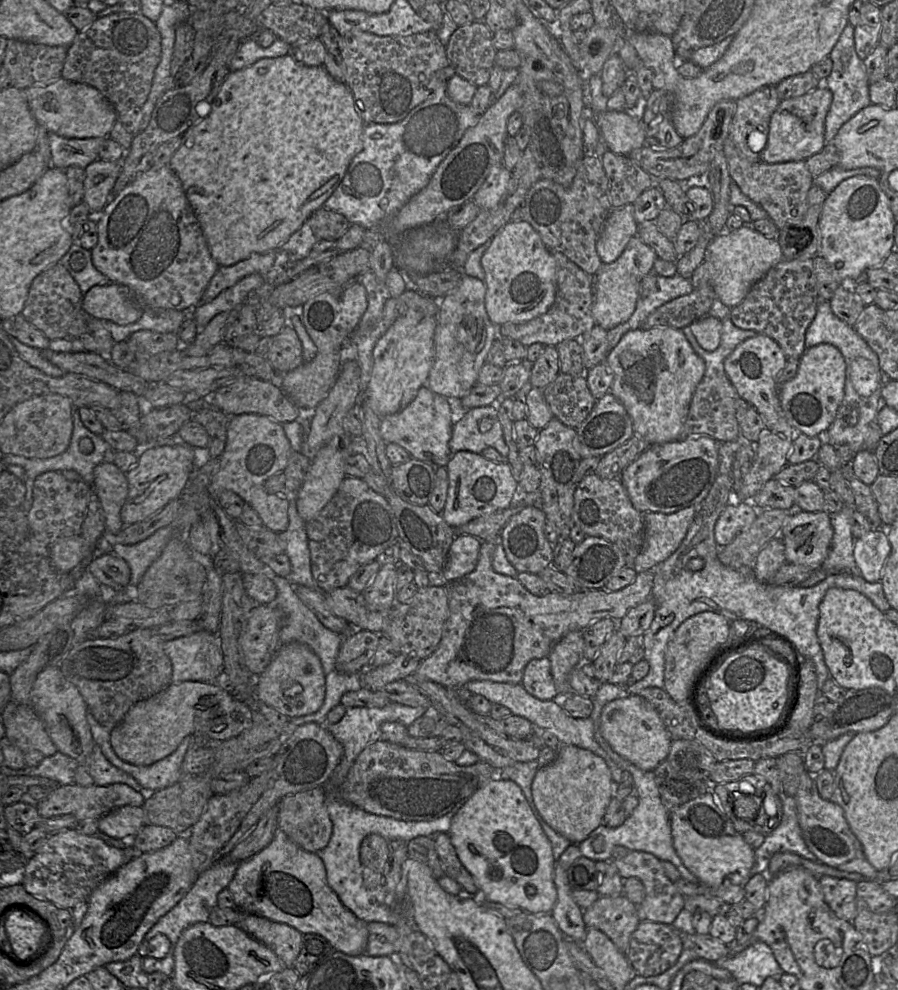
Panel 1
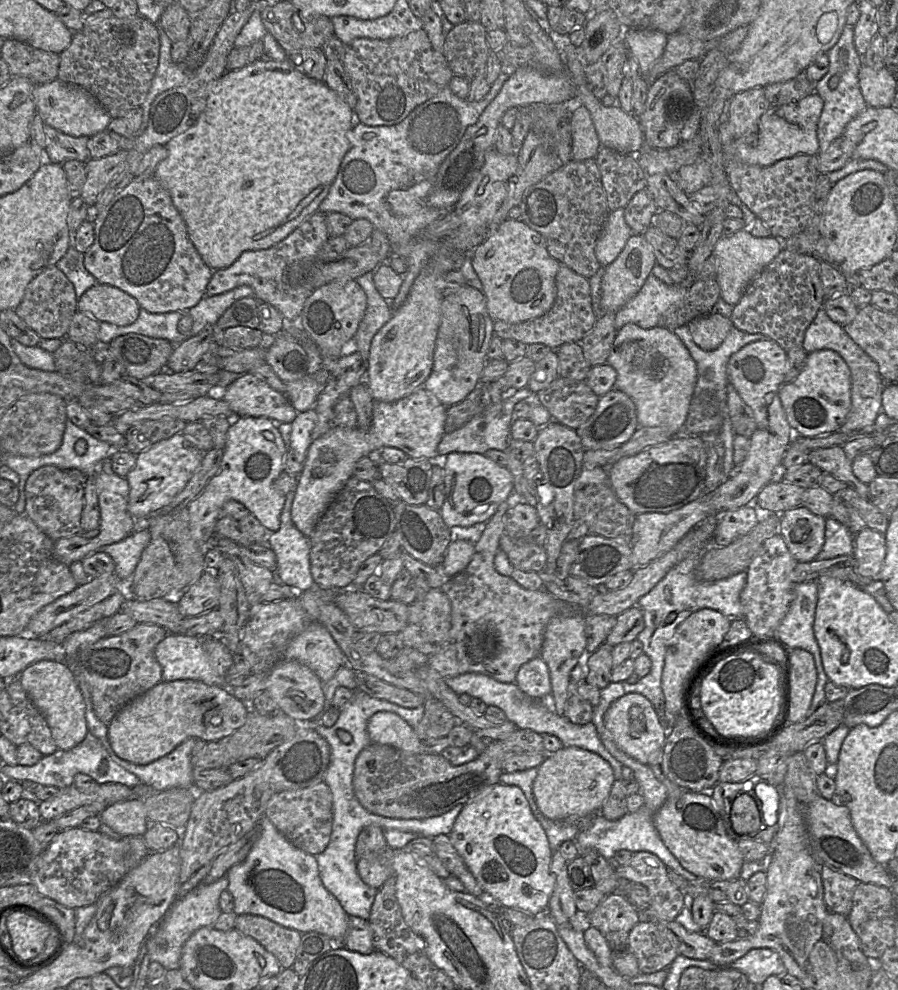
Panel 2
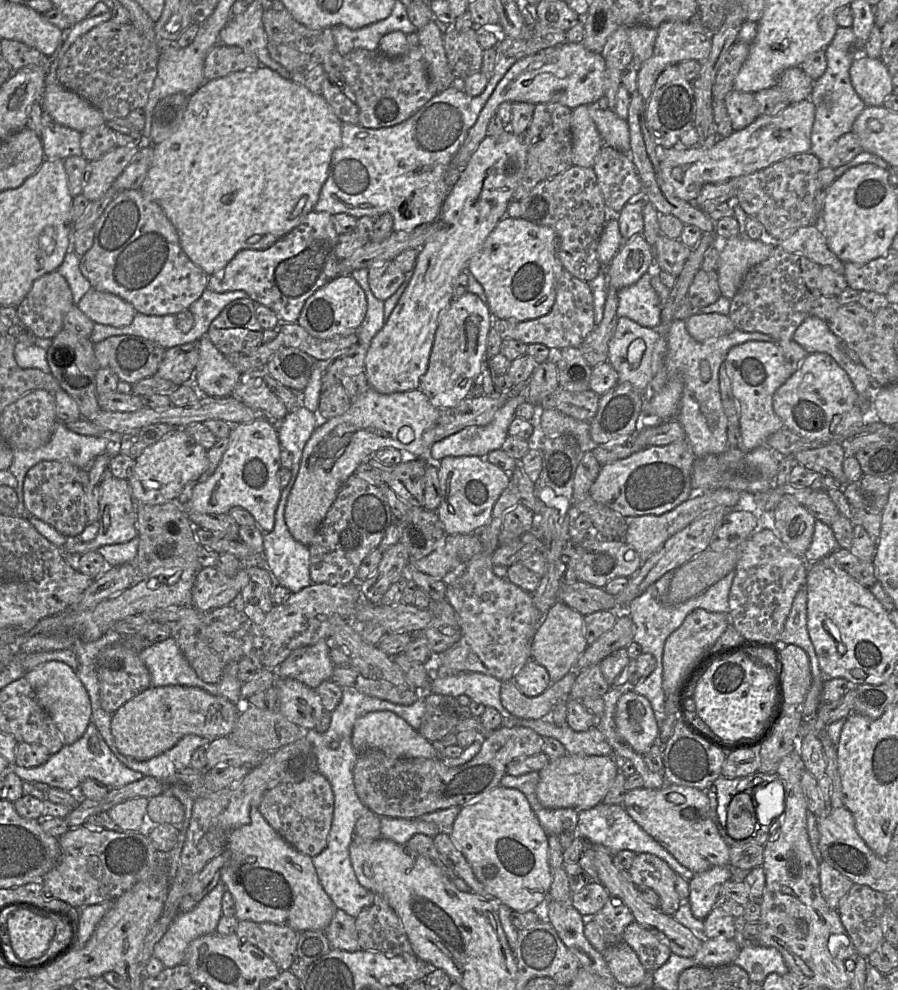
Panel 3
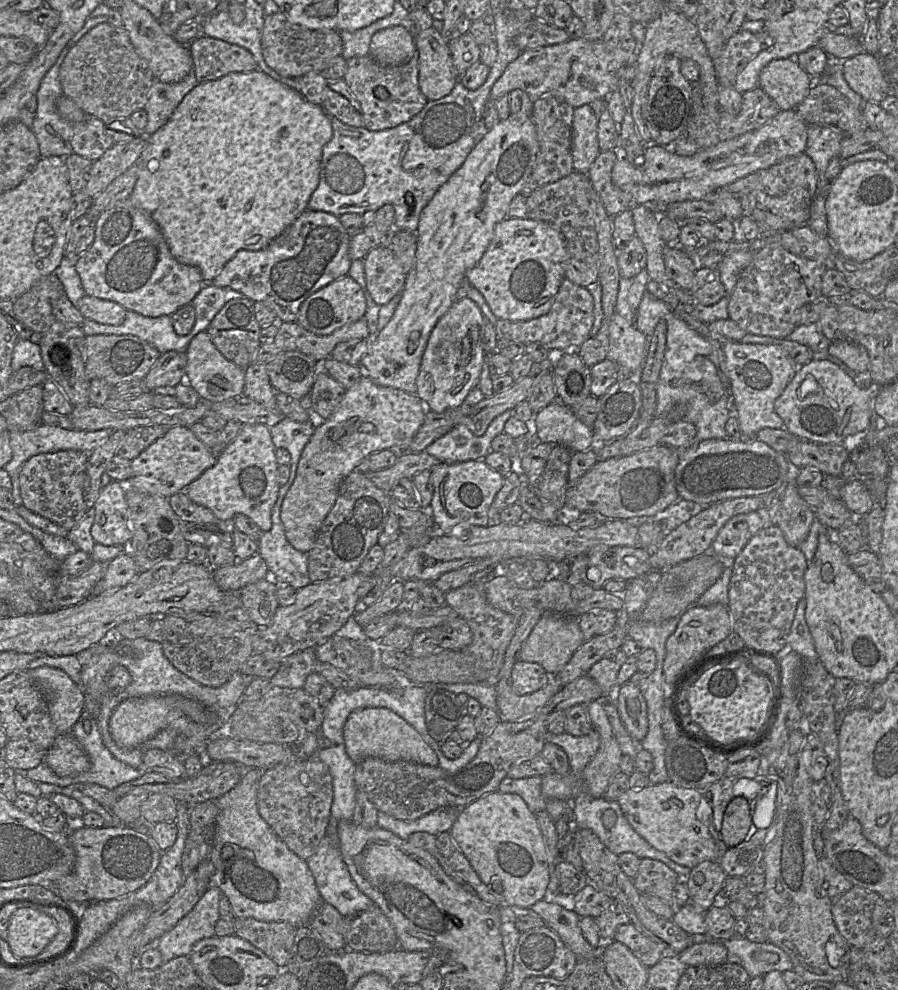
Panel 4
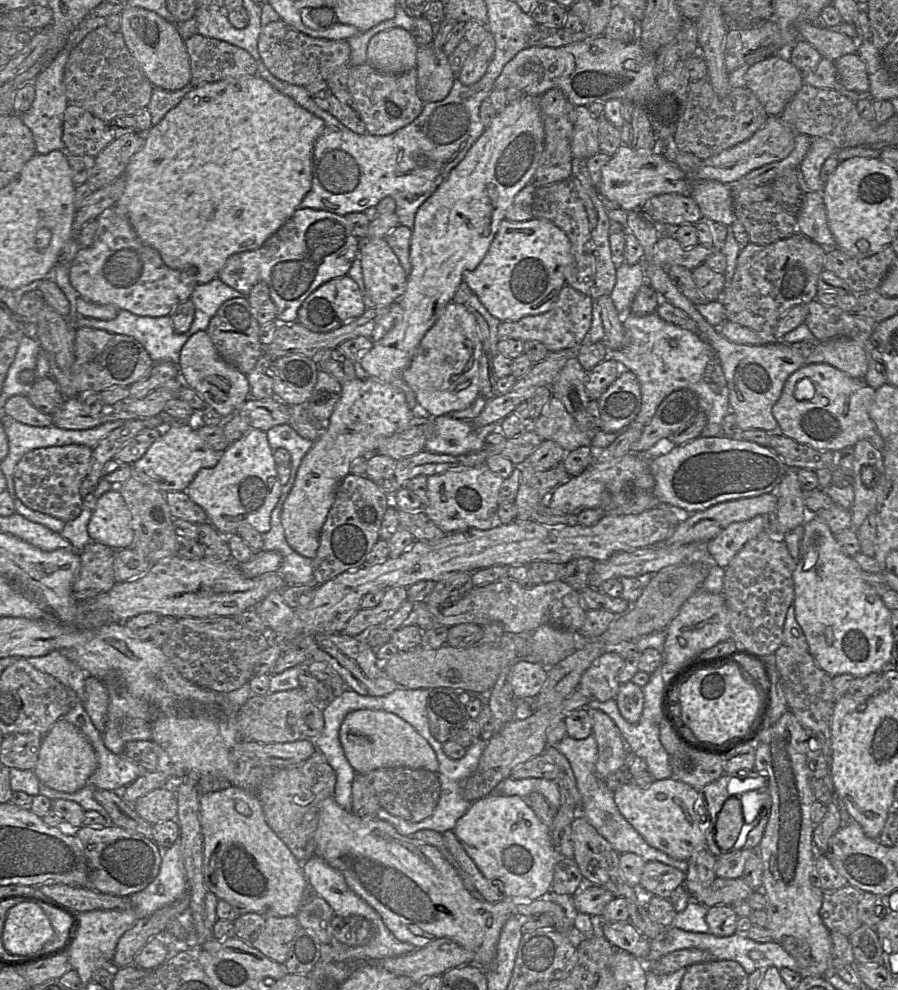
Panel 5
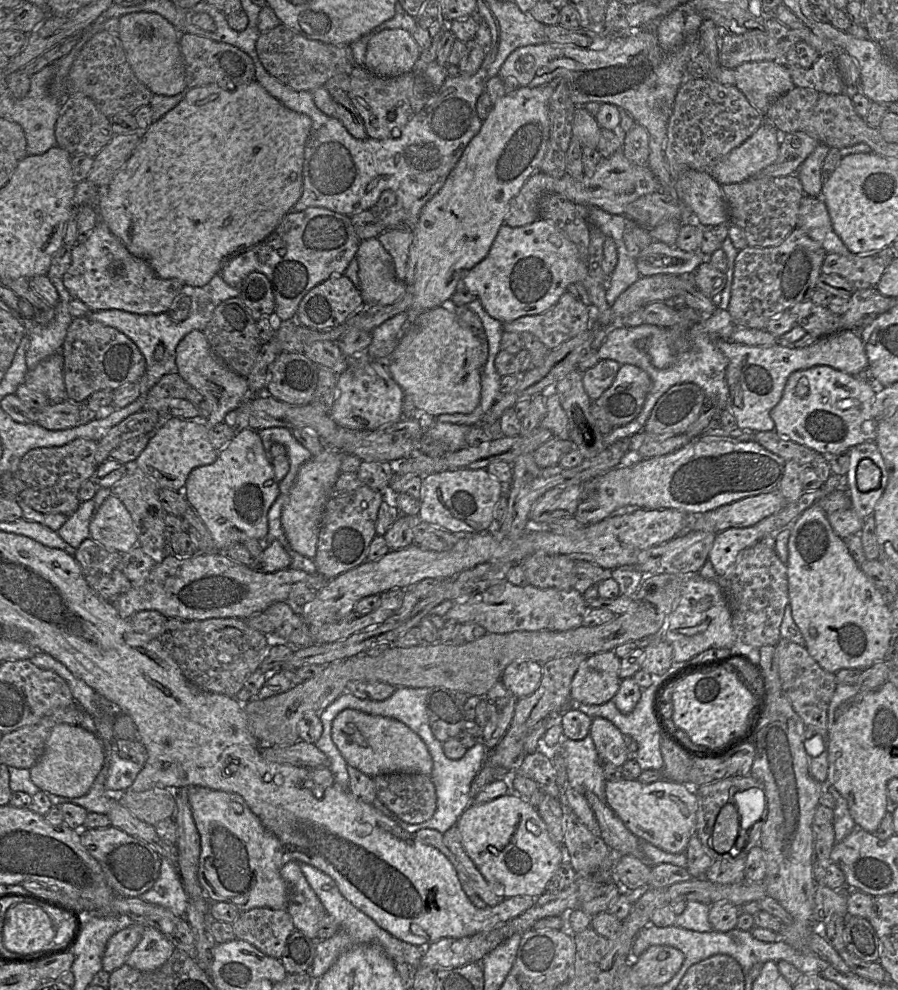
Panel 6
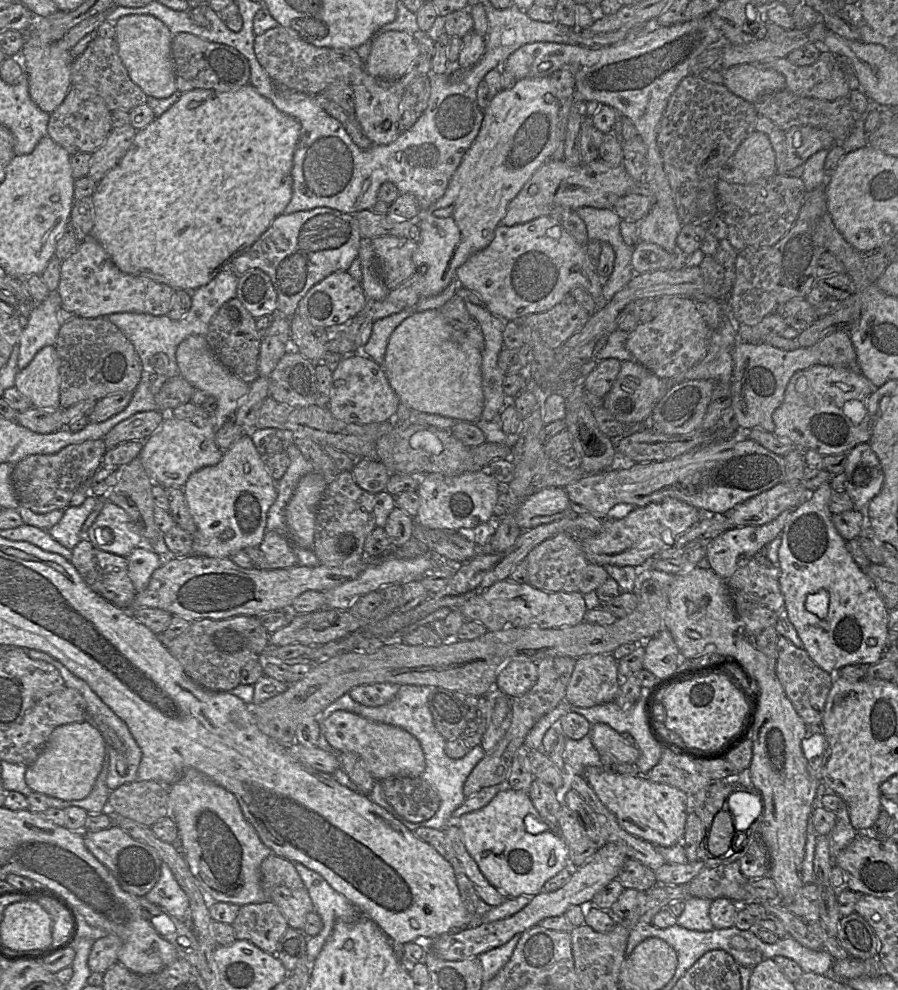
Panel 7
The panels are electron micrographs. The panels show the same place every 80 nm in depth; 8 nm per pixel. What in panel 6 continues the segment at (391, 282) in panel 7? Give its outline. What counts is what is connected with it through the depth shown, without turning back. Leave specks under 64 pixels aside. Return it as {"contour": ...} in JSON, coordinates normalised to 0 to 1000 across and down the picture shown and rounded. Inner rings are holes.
{"contour":[[[453,229],[430,231],[420,240],[437,260],[441,280],[451,285],[457,248],[461,241],[460,231]]]}

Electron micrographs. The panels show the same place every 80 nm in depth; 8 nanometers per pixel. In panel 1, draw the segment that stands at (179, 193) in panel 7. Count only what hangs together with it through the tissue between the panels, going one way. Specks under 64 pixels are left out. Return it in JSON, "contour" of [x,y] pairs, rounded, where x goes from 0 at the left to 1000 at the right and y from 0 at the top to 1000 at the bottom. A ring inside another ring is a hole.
{"contour":[[[320,55],[307,59],[293,59],[273,69],[256,72],[235,104],[232,116],[202,137],[202,145],[187,167],[203,185],[238,264],[244,269],[258,269],[283,256],[294,256],[320,244],[350,214],[360,209],[382,181],[392,161],[404,151],[405,126],[389,88],[383,83],[374,82],[360,66],[340,67],[332,64],[324,55]]]}

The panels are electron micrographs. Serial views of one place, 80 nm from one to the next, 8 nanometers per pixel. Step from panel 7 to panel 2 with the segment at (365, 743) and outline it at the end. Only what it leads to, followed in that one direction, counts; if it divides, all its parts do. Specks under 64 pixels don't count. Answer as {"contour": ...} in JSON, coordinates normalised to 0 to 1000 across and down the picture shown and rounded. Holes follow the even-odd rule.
{"contour":[[[421,719],[410,728],[409,739],[414,751],[433,753],[459,762],[473,761],[471,748],[444,722]]]}

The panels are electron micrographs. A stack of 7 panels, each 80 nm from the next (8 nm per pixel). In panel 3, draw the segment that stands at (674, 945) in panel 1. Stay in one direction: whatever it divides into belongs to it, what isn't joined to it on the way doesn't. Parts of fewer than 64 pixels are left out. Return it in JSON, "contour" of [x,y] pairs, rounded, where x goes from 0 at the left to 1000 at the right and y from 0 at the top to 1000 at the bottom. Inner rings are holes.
{"contour":[[[708,931],[697,936],[694,951],[708,962],[713,972],[722,982],[728,982],[735,978],[748,964],[744,955]]]}

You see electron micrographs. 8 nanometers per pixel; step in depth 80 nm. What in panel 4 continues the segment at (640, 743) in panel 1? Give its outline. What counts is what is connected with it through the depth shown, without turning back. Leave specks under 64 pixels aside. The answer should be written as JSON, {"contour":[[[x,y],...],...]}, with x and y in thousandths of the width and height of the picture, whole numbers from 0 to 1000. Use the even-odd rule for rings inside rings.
{"contour":[[[702,689],[685,697],[690,726],[702,744],[713,749],[722,738],[720,711],[712,694]]]}

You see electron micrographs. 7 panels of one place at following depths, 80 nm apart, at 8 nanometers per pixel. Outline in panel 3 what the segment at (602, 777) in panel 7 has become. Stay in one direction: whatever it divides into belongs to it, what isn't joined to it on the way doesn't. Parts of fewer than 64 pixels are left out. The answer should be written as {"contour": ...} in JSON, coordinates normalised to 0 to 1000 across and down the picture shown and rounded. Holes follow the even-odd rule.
{"contour":[[[742,791],[735,797],[698,799],[693,814],[719,841],[773,883],[796,875],[811,875],[812,856],[803,845],[796,828],[791,825],[786,799]]]}

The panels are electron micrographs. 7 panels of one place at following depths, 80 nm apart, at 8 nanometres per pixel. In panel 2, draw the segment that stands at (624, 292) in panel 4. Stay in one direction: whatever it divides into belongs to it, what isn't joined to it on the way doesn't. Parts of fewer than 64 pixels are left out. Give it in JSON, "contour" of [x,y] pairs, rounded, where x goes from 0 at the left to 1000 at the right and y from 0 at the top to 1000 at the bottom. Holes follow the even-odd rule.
{"contour":[[[724,277],[712,295],[684,316],[686,334],[699,326],[708,327],[716,332],[737,329],[741,314],[763,300],[766,290],[767,287],[742,287]]]}

